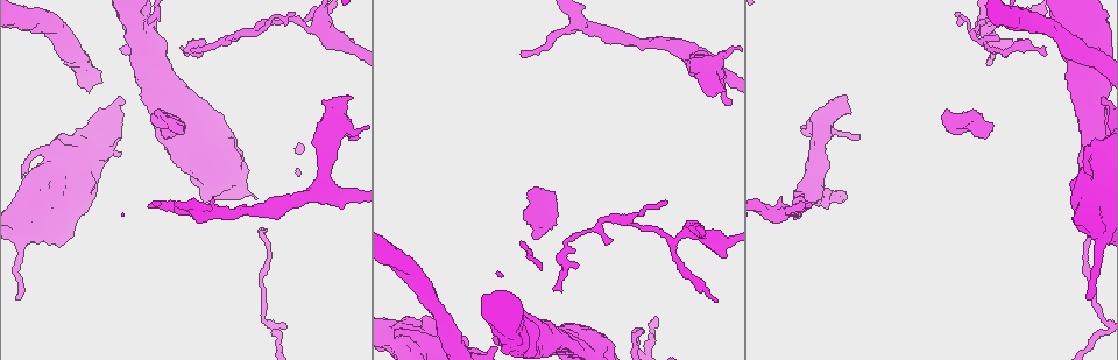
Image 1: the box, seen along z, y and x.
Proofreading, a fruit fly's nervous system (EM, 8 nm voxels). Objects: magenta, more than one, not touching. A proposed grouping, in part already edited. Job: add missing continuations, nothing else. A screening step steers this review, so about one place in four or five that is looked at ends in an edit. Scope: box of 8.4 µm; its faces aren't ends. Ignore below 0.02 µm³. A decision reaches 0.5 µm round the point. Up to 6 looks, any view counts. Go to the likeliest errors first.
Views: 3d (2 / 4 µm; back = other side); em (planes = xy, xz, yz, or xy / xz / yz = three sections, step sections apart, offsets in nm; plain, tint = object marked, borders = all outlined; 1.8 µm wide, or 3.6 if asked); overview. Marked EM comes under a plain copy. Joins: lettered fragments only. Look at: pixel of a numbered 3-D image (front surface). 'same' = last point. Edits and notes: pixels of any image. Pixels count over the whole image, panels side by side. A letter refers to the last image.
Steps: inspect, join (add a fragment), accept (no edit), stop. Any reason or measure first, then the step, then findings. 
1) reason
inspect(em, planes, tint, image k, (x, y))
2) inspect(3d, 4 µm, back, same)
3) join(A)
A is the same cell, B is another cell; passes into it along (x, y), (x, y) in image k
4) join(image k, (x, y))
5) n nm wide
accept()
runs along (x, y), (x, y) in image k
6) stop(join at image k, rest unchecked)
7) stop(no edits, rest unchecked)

branch stops here
inspect(3d, 2 µm, image 1, (723, 89))

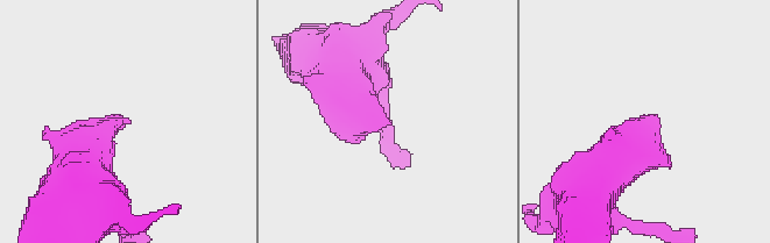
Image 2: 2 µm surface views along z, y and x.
inspect(em, xy, step 4, borders, image 2, (392, 124))

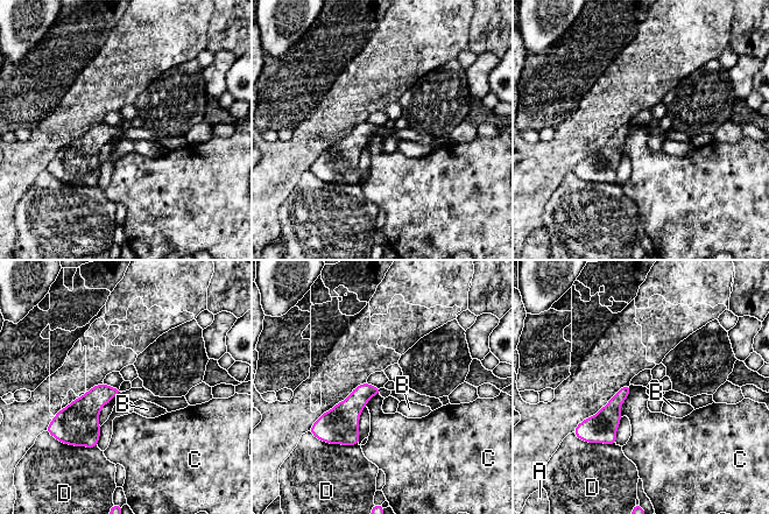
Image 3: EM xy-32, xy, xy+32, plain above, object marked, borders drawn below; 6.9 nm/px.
D touches over 300 nm
accept()
A, B, C and D are other cells; border along (630, 385), (620, 416) in image 3; no lettered fragment goes on from it

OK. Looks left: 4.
inspect(em, planes, tint, image 1, (521, 51))

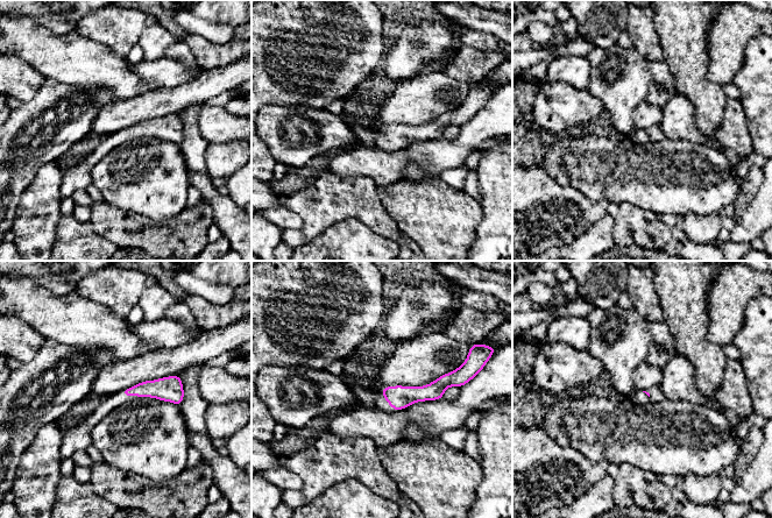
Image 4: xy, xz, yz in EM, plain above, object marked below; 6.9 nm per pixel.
see the neighbours
inspect(em, planes, borders, same)

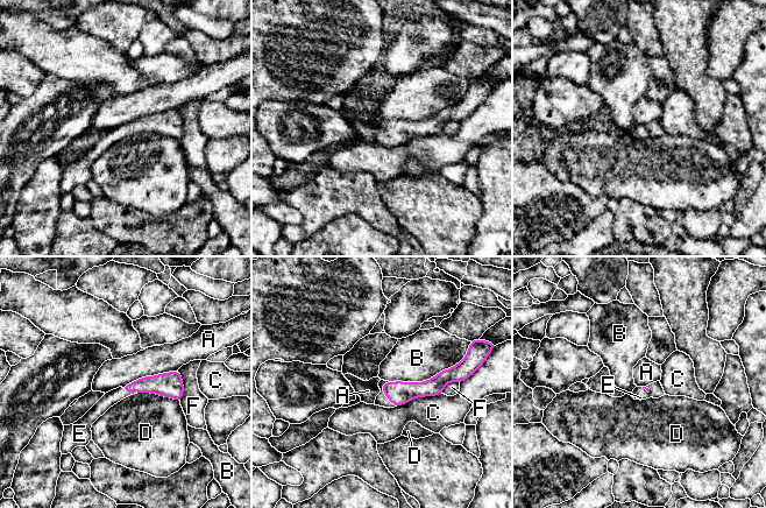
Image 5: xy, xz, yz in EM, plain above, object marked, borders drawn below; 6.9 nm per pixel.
join(E)
E is the same cell, A, B, C, D and F are other cells; passes into it along (398, 393), (384, 394), (381, 400) in image 5; it goes on there

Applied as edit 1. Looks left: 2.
inspect(overview)

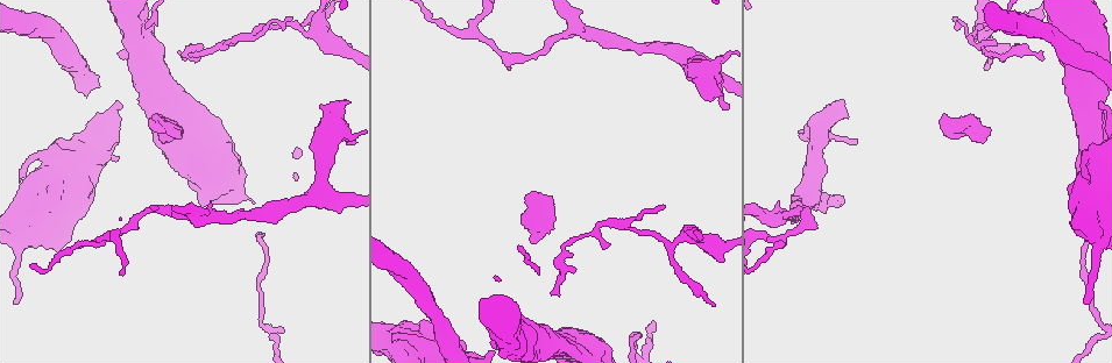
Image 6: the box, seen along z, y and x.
thick turns thin
inspect(em, planes, borders, image 6, (674, 246))

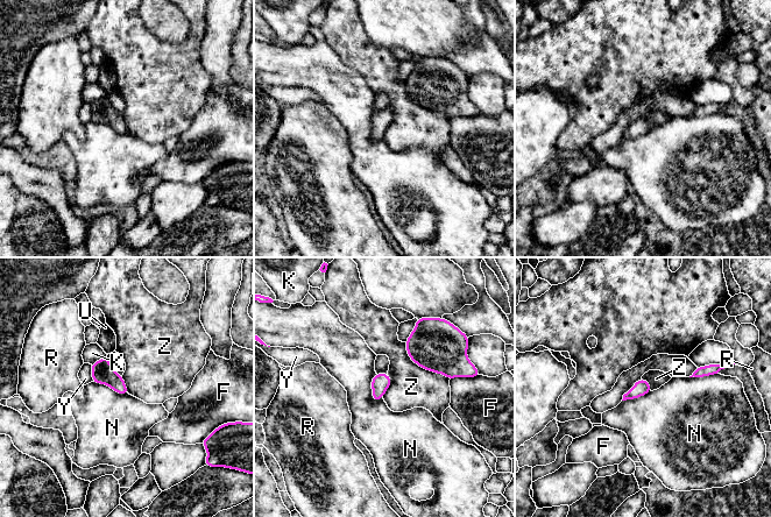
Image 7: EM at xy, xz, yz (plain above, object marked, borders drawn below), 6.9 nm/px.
accept()
F, K, N, R, U, Y and Z are other cells; border along (404, 342), (416, 363), (450, 379) in image 7; no lettered fragment goes on from it

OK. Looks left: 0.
stop(join at image 5, rest unchecked)

